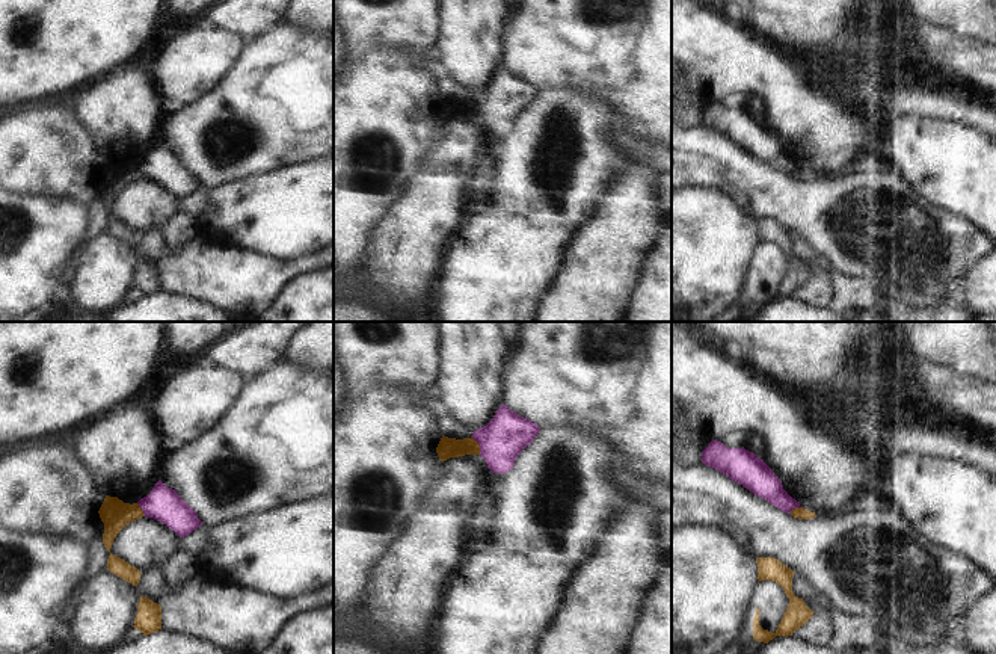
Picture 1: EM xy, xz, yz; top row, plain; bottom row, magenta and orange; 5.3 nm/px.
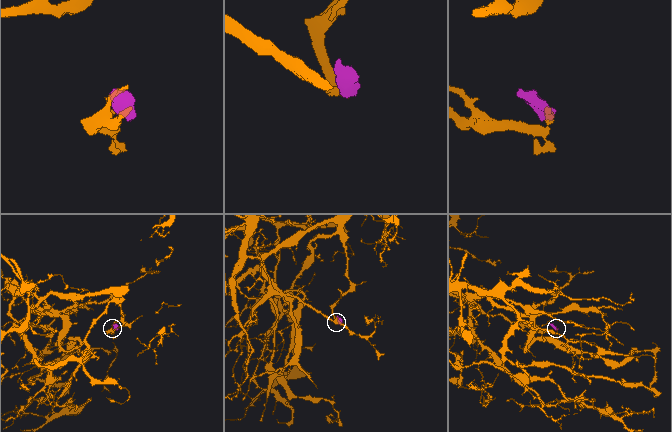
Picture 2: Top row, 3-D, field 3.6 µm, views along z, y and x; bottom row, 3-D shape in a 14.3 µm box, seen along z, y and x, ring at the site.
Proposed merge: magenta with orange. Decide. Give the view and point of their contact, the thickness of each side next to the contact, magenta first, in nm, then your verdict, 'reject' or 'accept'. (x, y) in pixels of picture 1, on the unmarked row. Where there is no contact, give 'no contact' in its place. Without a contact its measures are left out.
xz (479, 106) | 240/110 nm | accept

